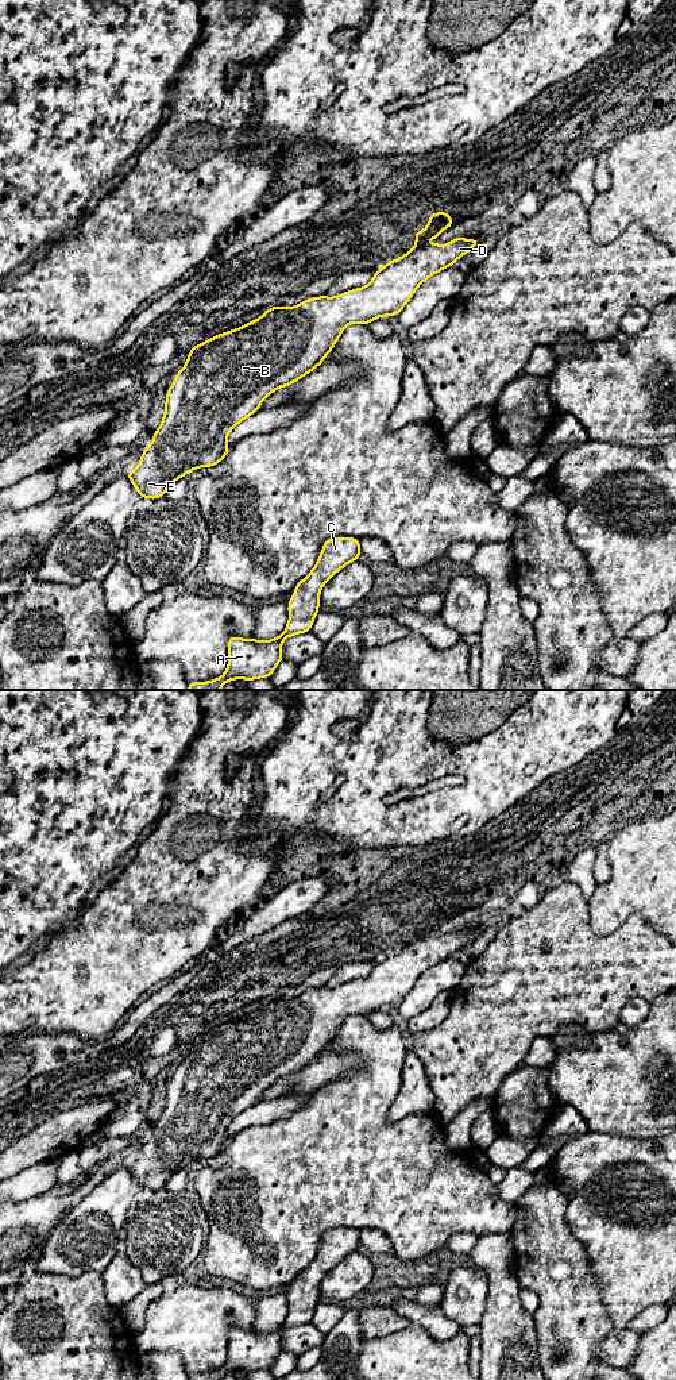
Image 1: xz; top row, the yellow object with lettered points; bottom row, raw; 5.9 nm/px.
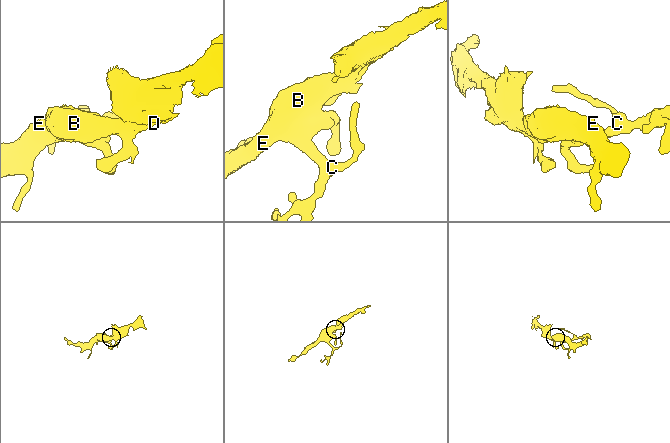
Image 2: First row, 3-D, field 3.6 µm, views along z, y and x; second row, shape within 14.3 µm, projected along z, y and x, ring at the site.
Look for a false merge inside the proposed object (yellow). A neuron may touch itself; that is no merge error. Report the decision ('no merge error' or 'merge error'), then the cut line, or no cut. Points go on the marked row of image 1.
no merge error | no cut

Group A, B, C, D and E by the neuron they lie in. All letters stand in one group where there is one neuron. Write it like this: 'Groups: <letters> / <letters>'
Groups: A B C D E

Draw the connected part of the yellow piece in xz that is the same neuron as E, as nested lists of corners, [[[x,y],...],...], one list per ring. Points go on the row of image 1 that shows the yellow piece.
[[[447,211],[430,213],[428,225],[413,234],[414,247],[401,258],[386,262],[381,270],[374,273],[372,280],[366,286],[355,288],[335,297],[327,297],[325,294],[312,297],[295,307],[270,307],[256,320],[193,346],[185,366],[177,373],[174,382],[166,392],[165,415],[161,425],[154,432],[150,446],[142,451],[138,467],[124,473],[132,482],[134,489],[139,492],[140,498],[162,498],[177,479],[198,467],[209,469],[220,463],[229,452],[231,447],[227,446],[227,437],[231,431],[252,413],[260,410],[262,401],[271,393],[279,388],[293,385],[320,366],[333,350],[347,325],[355,323],[368,325],[375,319],[397,316],[424,281],[455,265],[459,258],[480,243],[478,238],[464,239],[460,236],[445,244],[425,244],[422,242],[424,238],[436,239],[453,224],[455,220]]]

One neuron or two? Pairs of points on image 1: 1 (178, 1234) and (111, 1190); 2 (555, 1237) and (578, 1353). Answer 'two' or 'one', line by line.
1: one
2: one

